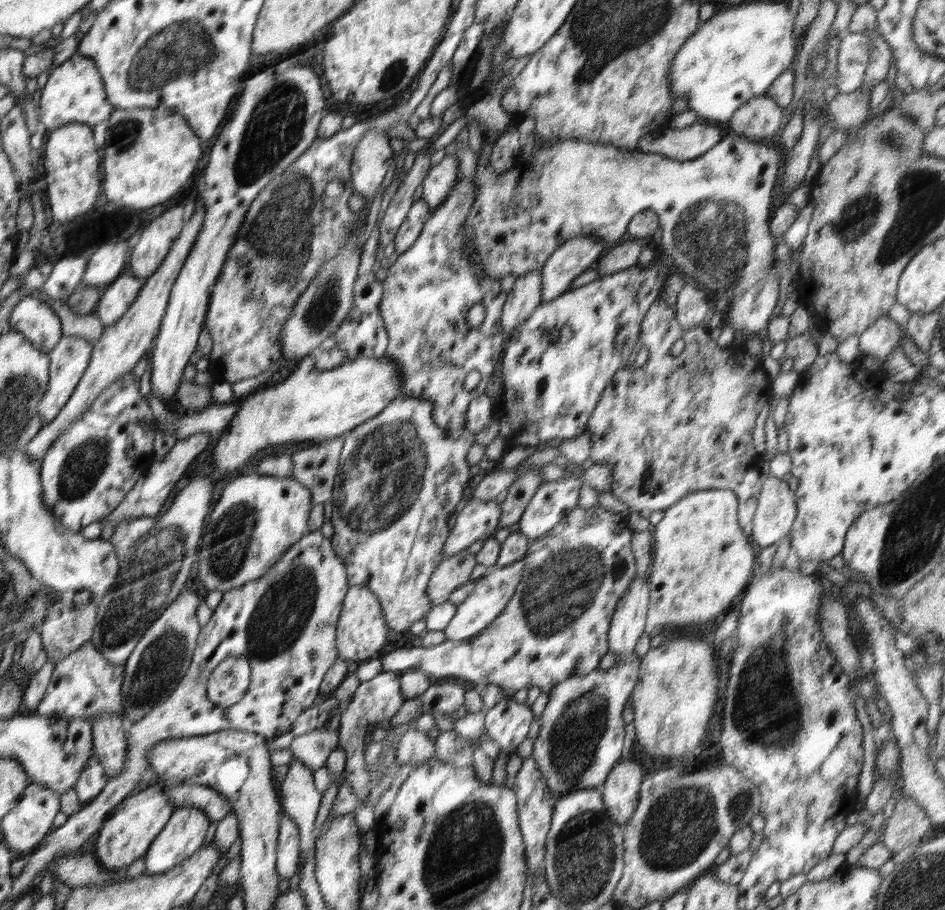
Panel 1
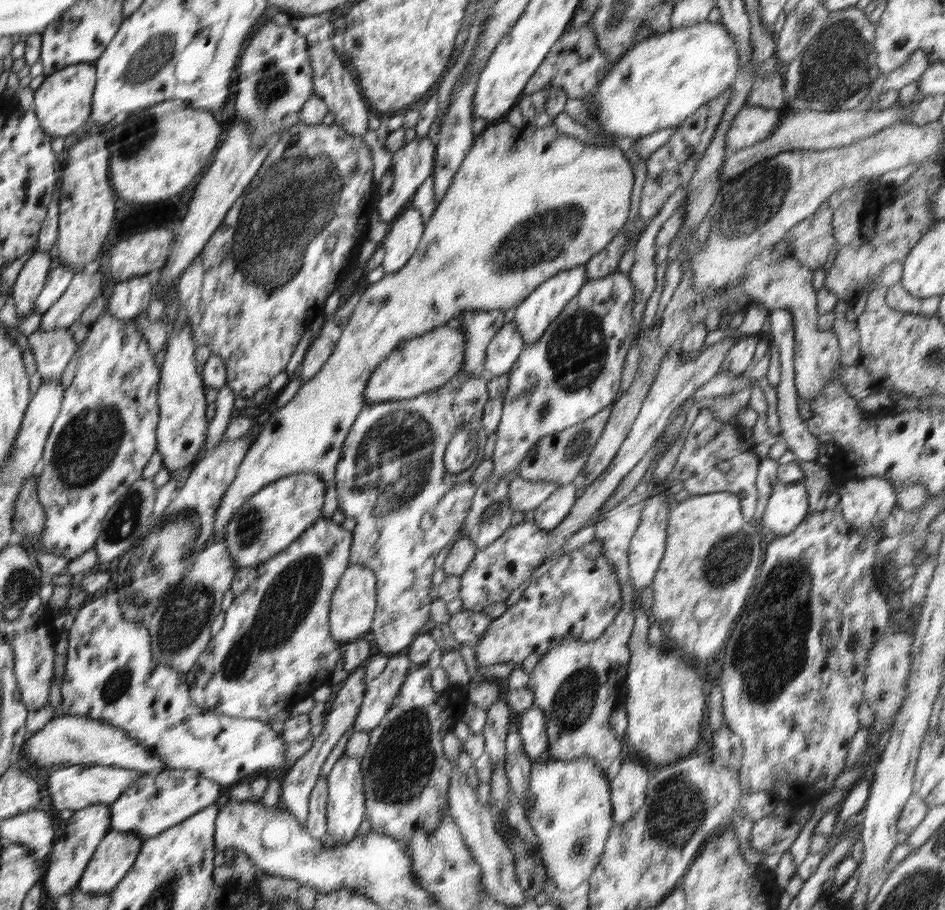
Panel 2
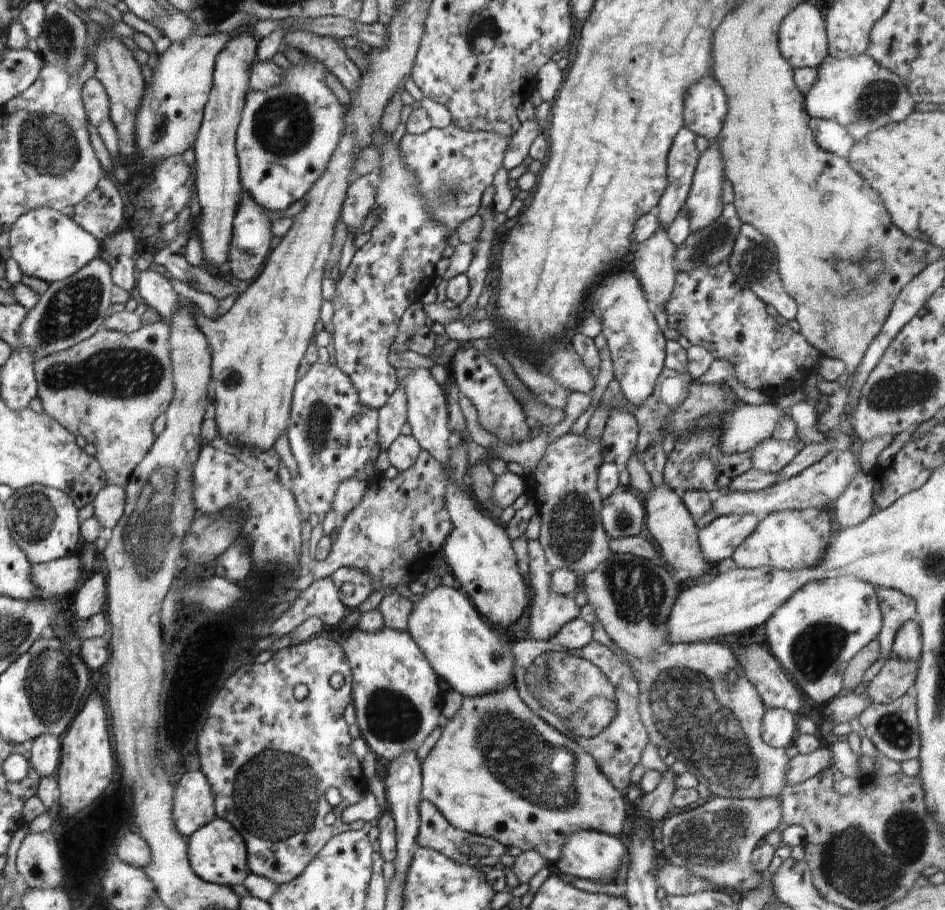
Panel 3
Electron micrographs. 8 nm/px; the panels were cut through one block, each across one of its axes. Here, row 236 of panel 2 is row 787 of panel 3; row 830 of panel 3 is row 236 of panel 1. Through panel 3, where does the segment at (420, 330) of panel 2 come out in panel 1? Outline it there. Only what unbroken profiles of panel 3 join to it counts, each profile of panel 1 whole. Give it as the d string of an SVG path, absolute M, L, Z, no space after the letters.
M726 136L723 137L716 146L710 148L708 152L702 154L698 158L692 160L676 160L666 155L660 154L648 154L642 153L637 149L618 149L611 145L602 145L599 143L590 142L578 142L578 140L564 140L554 145L544 146L540 150L533 152L530 162L530 168L528 172L521 172L520 170L506 171L498 177L498 174L491 168L489 160L493 147L496 142L490 142L490 138L484 139L484 148L480 154L480 161L476 164L476 173L474 173L473 184L475 186L475 199L473 205L470 207L470 212L466 217L463 224L462 245L463 251L466 252L467 259L473 264L478 265L480 275L483 278L490 277L491 279L500 280L507 274L512 274L517 278L518 275L525 275L530 271L542 270L546 259L548 259L554 250L560 246L560 244L566 243L566 240L574 240L574 238L580 238L580 236L596 236L596 240L600 240L602 244L605 244L604 248L609 250L613 246L619 243L619 240L626 233L628 223L634 216L641 211L652 209L659 217L659 224L663 227L662 236L662 248L664 249L661 256L668 259L673 268L679 268L684 272L684 276L687 281L696 278L702 288L710 290L710 292L720 292L727 296L727 293L734 289L739 290L742 294L746 289L754 286L754 283L765 279L766 275L774 275L780 280L779 272L781 264L777 261L774 254L774 246L776 245L776 237L770 233L769 224L771 222L772 213L775 209L775 199L777 194L777 187L779 185L782 174L782 161L783 156L781 150L774 148L774 146L766 146L759 142L751 142L744 139L742 136Z

